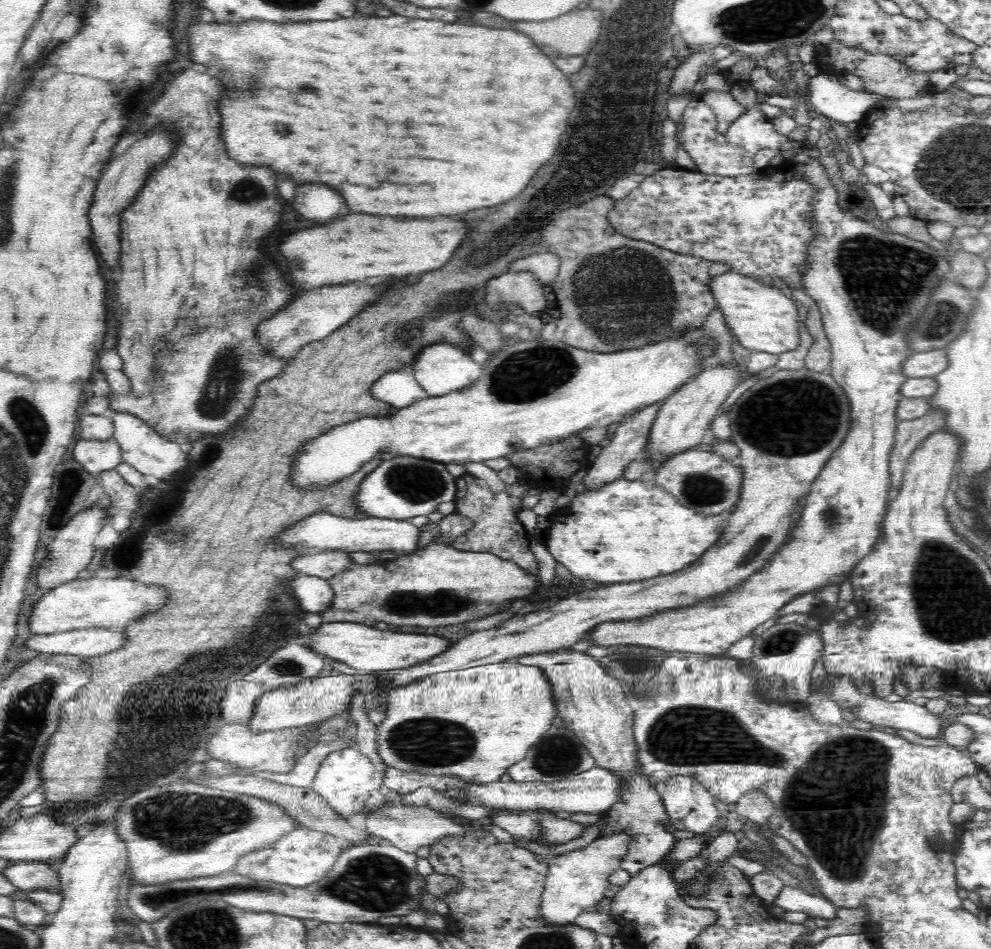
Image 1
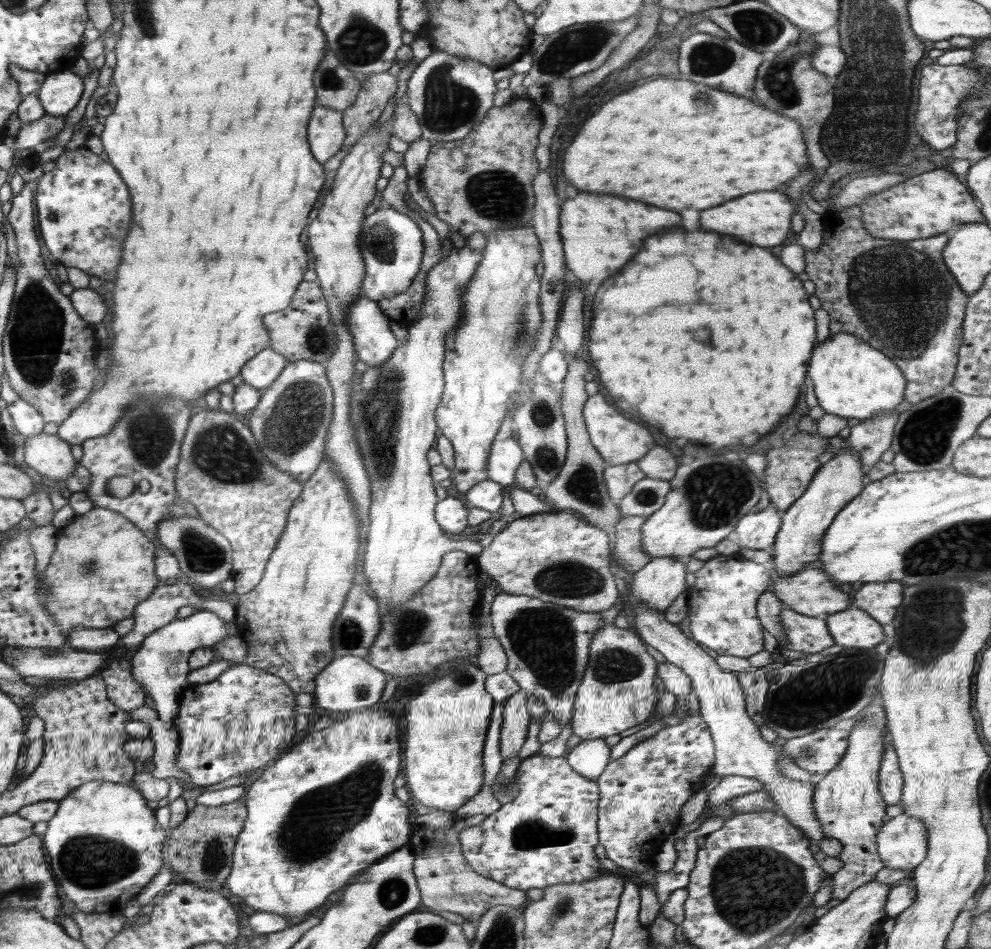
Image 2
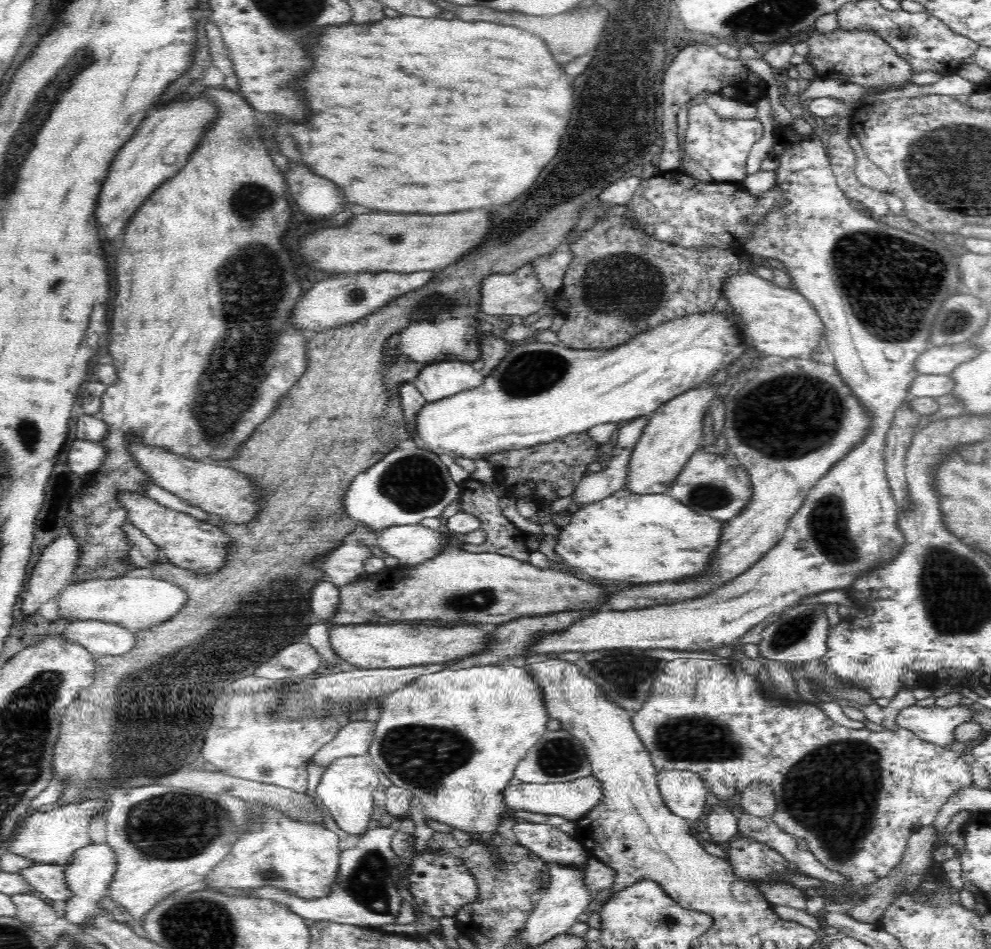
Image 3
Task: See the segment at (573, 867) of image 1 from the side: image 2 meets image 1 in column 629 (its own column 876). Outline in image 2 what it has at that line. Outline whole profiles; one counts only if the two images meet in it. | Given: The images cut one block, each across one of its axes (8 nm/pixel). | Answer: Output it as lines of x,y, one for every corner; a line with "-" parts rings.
900,814
885,823
876,835
878,856
884,867
913,870
926,858
928,834
912,816

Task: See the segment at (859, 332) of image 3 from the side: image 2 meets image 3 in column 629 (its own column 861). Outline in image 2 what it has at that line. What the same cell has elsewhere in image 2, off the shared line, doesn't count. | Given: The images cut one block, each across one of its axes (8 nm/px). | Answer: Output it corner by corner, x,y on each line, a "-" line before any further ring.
853,604
847,610
829,615
824,620
835,644
843,647
871,649
885,638
883,624

